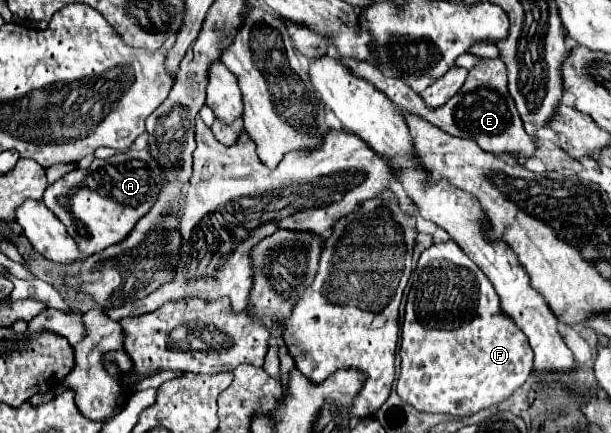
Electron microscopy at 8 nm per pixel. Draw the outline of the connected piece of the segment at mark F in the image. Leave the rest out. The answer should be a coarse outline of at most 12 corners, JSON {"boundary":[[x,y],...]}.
{"boundary":[[452,239],[410,277],[398,395],[470,417],[532,373]]}

